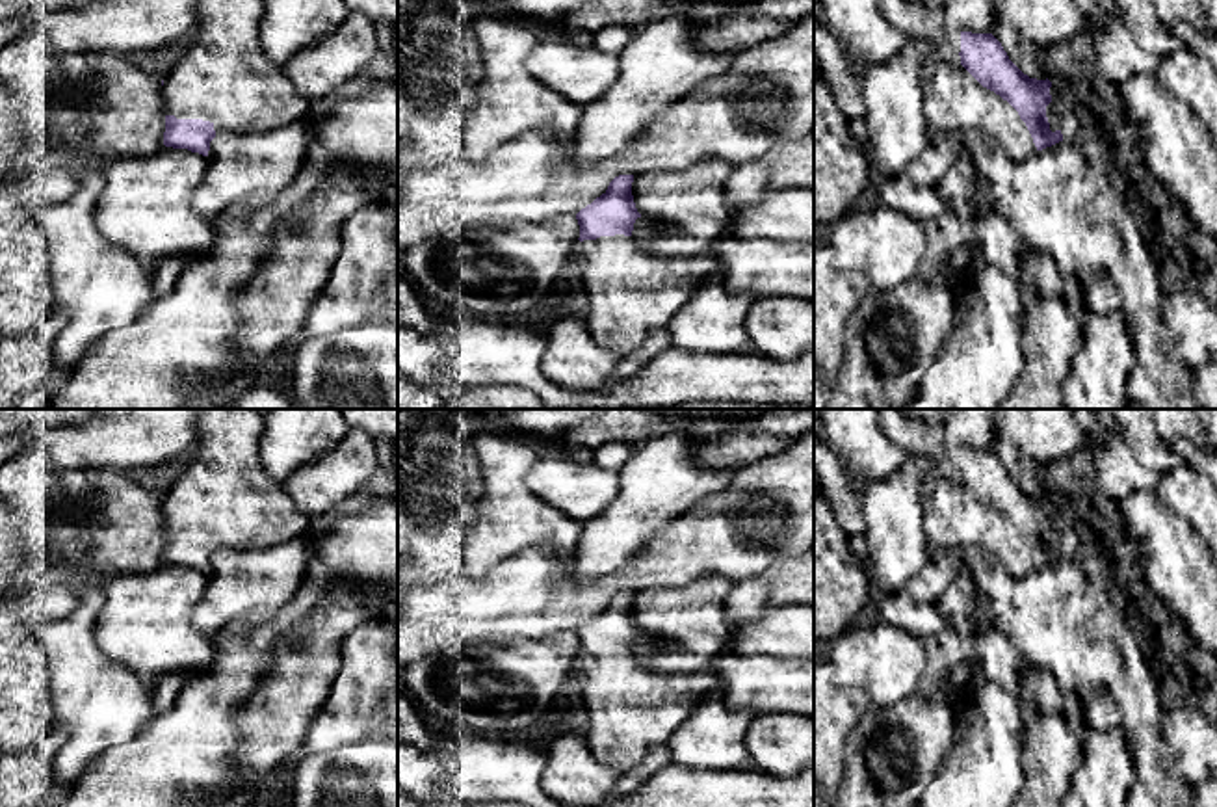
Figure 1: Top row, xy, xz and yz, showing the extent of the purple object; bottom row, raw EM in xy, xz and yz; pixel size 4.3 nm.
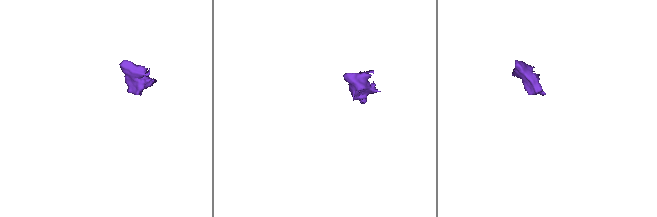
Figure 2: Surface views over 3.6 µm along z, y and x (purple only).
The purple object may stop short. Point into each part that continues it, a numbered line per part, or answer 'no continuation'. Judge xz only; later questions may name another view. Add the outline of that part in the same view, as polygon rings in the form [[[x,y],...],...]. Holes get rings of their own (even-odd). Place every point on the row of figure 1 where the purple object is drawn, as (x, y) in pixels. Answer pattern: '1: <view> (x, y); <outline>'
1: xz (630, 292); [[[615,234],[583,240],[576,245],[582,268],[582,290],[587,296],[585,325],[593,338],[622,359],[637,351],[652,329],[663,329],[682,309],[704,279],[719,271],[719,260],[706,255],[654,257],[634,236]]]

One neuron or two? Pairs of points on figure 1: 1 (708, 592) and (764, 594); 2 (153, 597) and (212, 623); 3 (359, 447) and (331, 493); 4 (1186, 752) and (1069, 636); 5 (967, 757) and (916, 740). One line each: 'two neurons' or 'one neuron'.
1: two neurons
2: two neurons
3: one neuron
4: two neurons
5: two neurons

